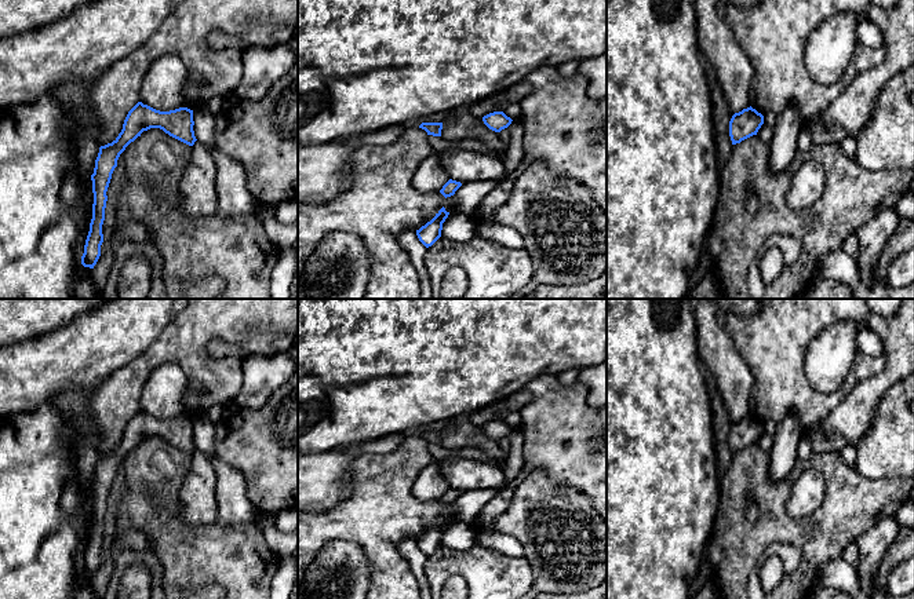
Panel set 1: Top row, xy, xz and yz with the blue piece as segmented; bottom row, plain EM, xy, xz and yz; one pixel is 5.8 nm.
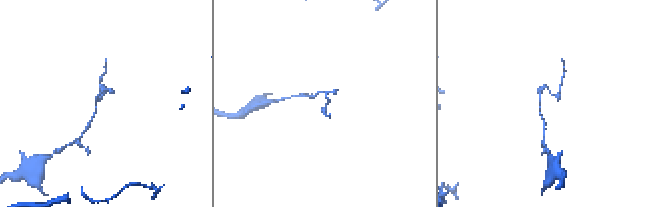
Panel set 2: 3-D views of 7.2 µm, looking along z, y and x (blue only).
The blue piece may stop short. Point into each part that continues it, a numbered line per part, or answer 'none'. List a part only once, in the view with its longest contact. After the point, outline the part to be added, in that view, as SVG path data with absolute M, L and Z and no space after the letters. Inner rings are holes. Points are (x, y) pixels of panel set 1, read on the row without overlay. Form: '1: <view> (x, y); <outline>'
1: yz (769, 427); M766 421L766 423L764 423L764 432L775 437L776 427L778 427L778 424L775 421Z

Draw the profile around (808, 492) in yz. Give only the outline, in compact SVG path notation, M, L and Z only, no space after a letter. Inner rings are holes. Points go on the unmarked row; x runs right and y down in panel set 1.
M805 470L791 489L786 503L787 515L794 519L811 516L824 498L824 475L820 470Z

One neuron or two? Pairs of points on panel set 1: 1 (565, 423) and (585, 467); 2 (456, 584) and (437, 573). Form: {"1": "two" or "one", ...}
{"1": "one", "2": "two"}

